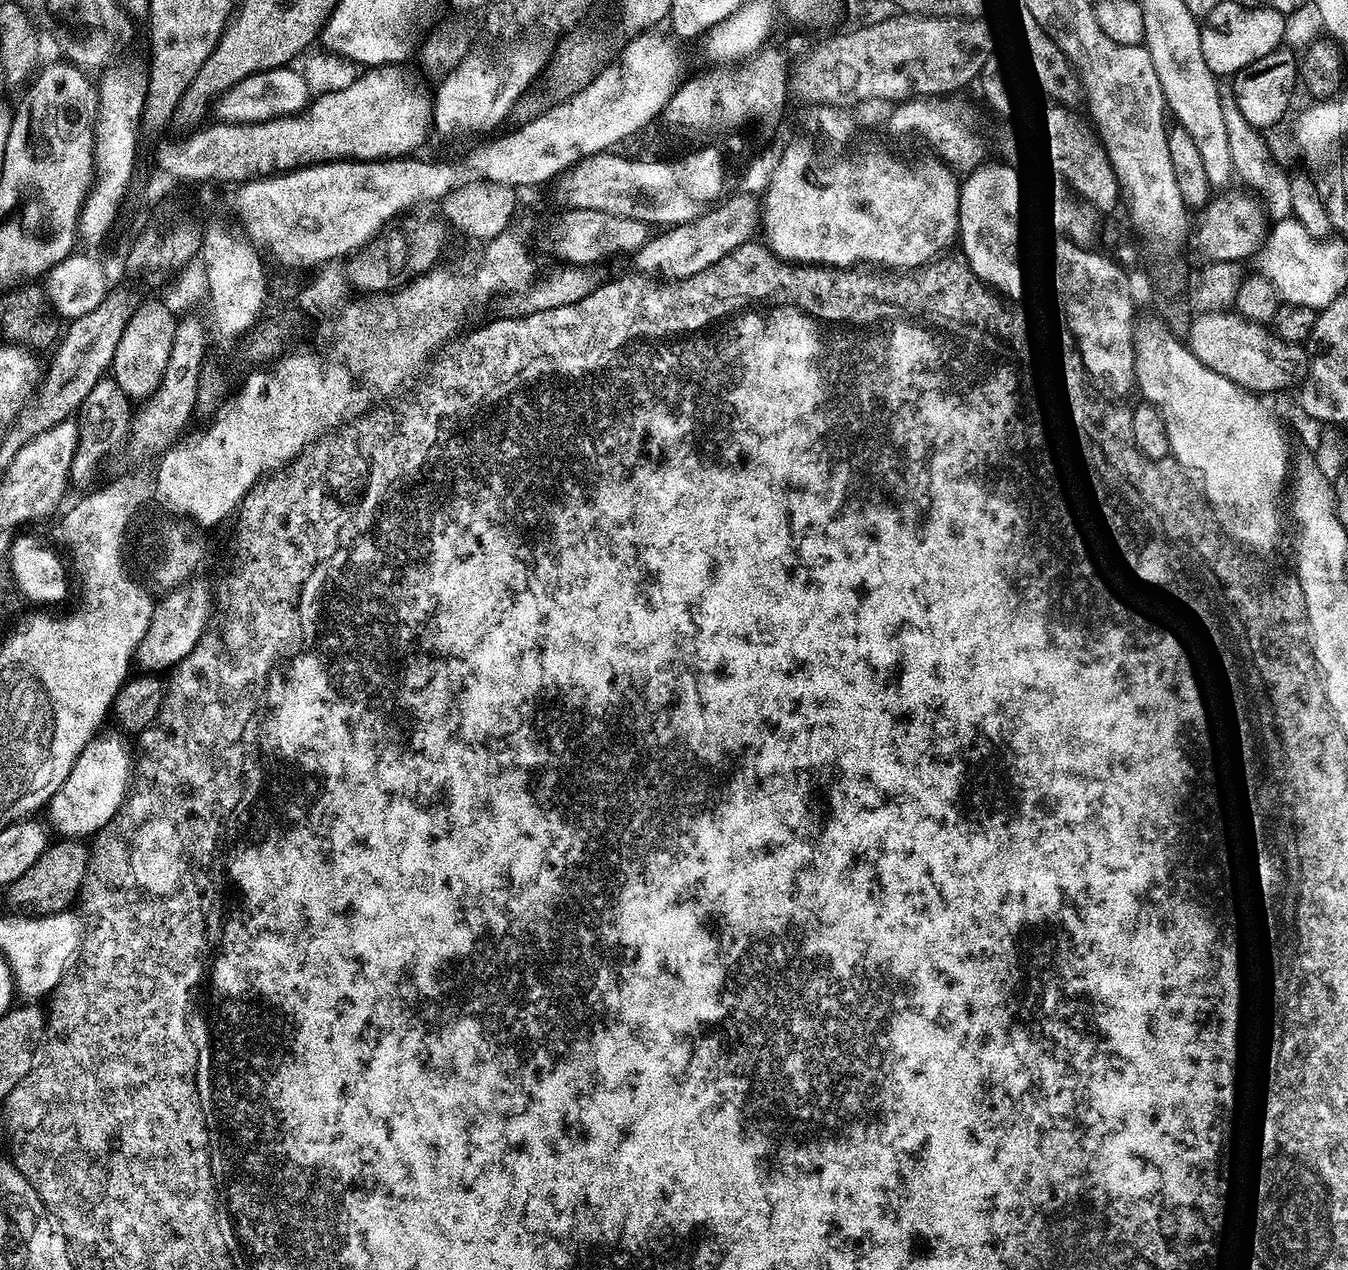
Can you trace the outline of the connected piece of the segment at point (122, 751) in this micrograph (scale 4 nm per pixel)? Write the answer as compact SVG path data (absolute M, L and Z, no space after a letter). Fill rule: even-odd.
M93 735L88 744L74 762L66 782L62 782L60 789L55 792L46 805L46 812L52 815L50 824L53 829L60 831L59 835L64 838L92 838L100 832L114 818L114 814L123 806L130 791L130 781L134 775L134 756L128 753L124 745L125 737Z

